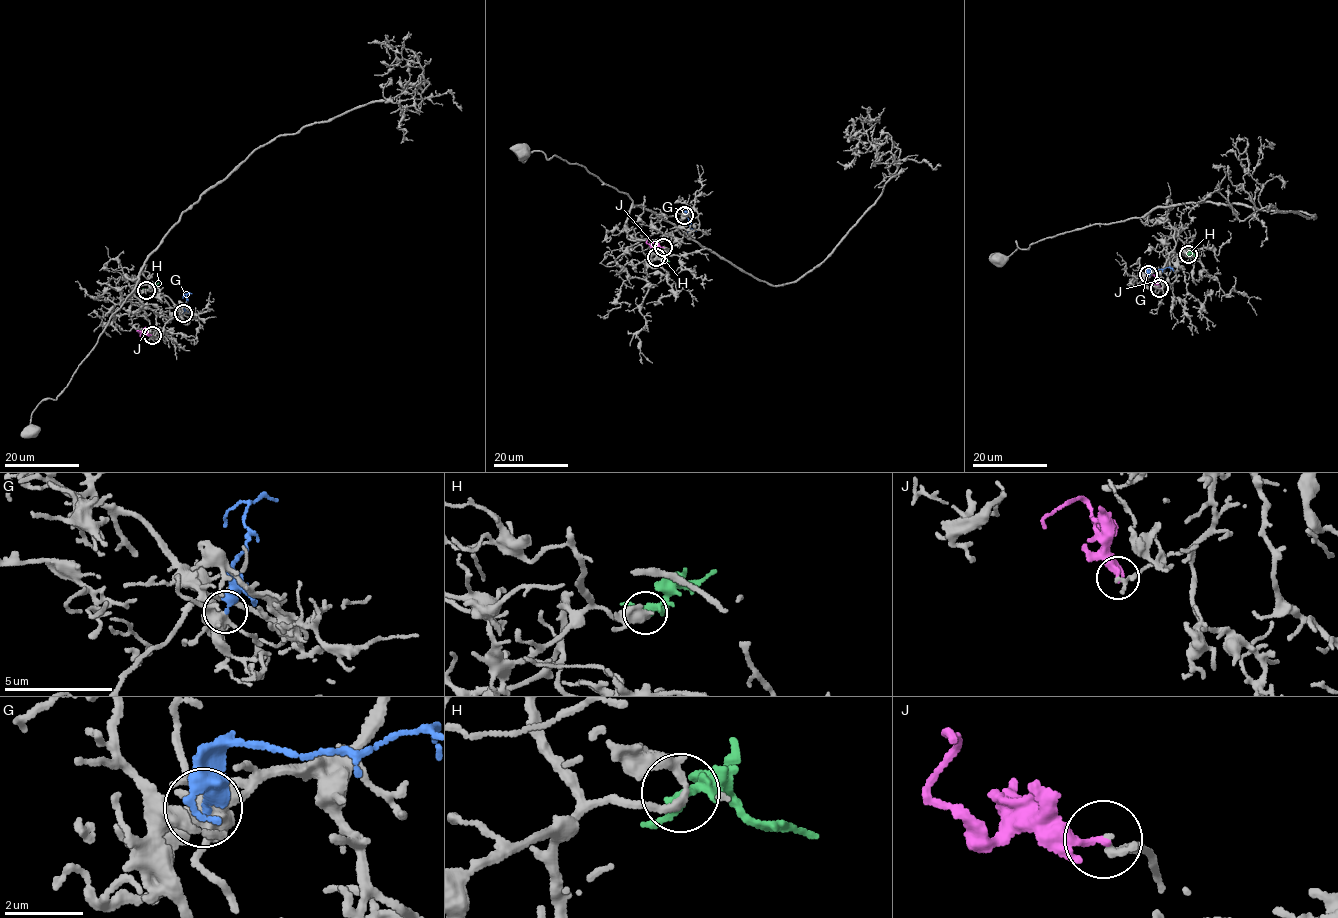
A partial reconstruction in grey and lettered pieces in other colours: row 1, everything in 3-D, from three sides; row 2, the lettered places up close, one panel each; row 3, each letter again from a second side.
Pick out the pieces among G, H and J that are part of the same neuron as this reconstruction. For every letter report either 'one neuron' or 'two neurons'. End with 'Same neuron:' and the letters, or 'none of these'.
G: two neurons
H: two neurons
J: two neurons
Same neuron: none of these

